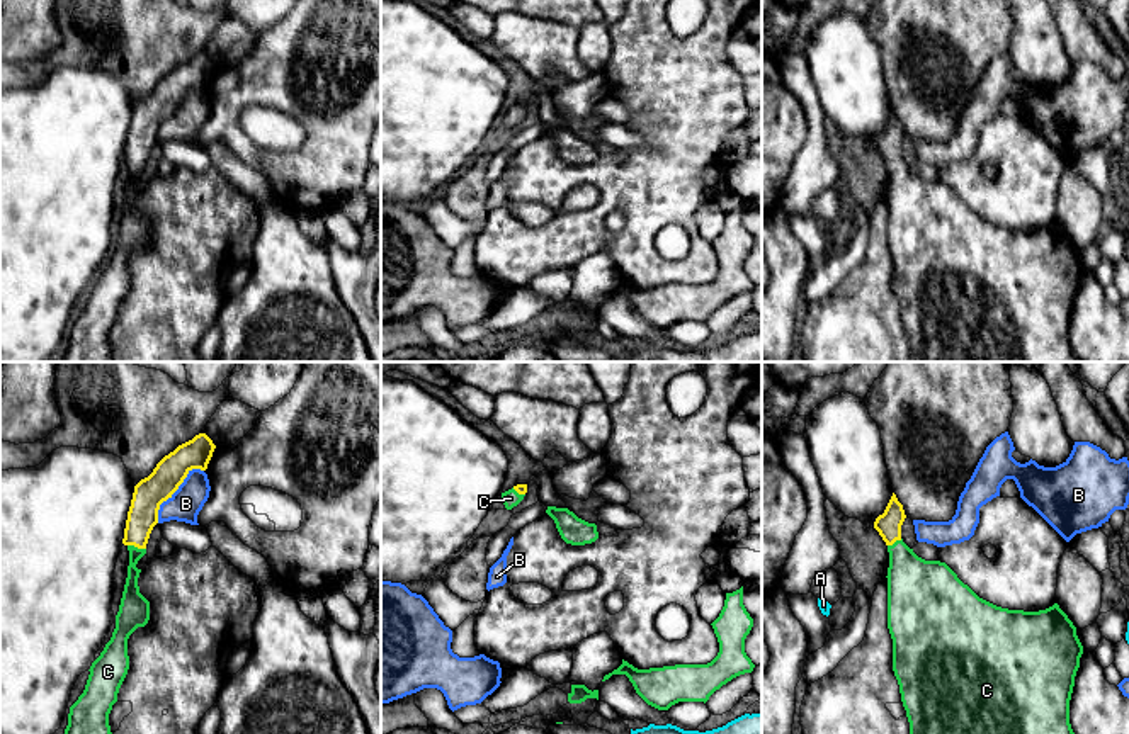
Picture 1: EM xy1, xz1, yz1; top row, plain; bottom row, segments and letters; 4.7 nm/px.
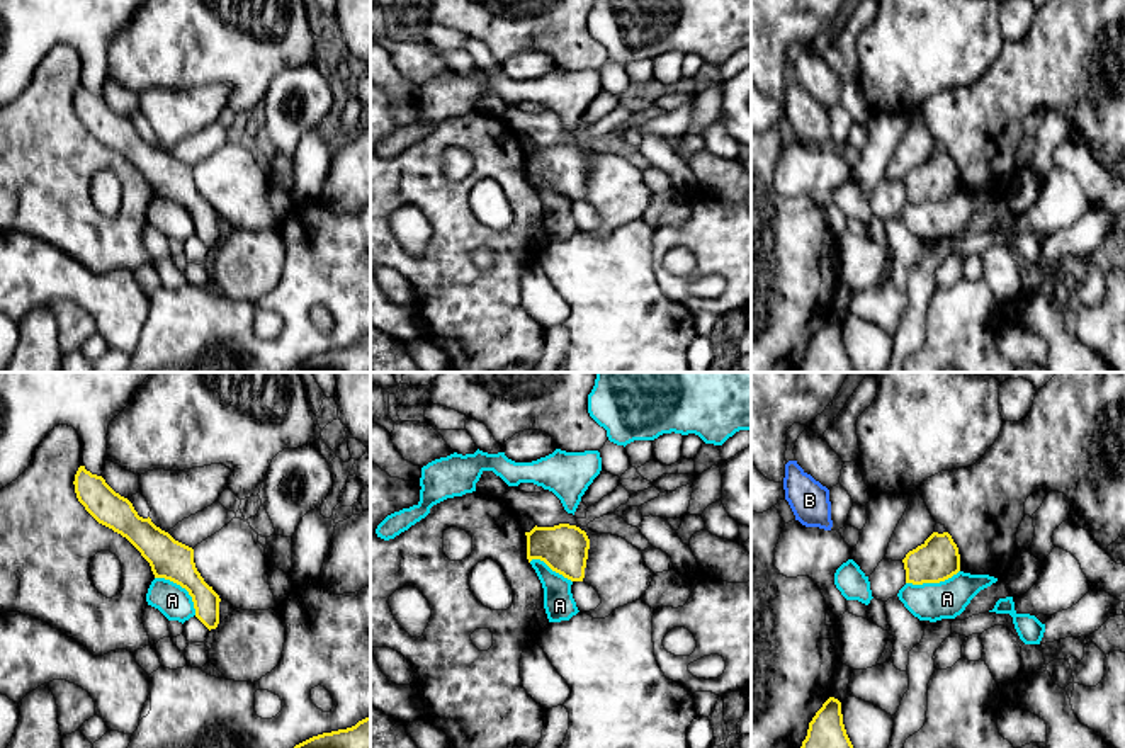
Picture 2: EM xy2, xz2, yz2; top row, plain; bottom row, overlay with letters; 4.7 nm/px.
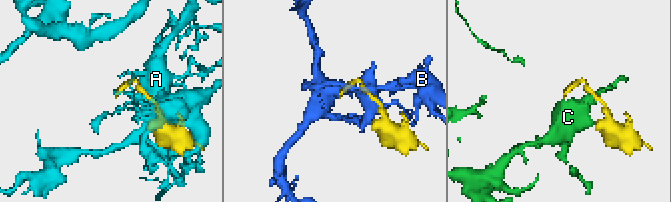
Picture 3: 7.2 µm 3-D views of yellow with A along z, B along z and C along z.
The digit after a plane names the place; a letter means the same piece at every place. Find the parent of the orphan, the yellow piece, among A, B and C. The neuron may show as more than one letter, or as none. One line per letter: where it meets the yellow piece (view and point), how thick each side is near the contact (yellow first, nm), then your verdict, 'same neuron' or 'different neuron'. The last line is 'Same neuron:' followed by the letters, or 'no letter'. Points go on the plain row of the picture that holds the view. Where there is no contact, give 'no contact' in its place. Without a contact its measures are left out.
A: xy2 (182, 206) | 190/160 nm | different neuron
B: xy1 (174, 111) | 150/150 nm | different neuron
C: xy1 (136, 165) | 150/100 nm | same neuron
Same neuron: C

